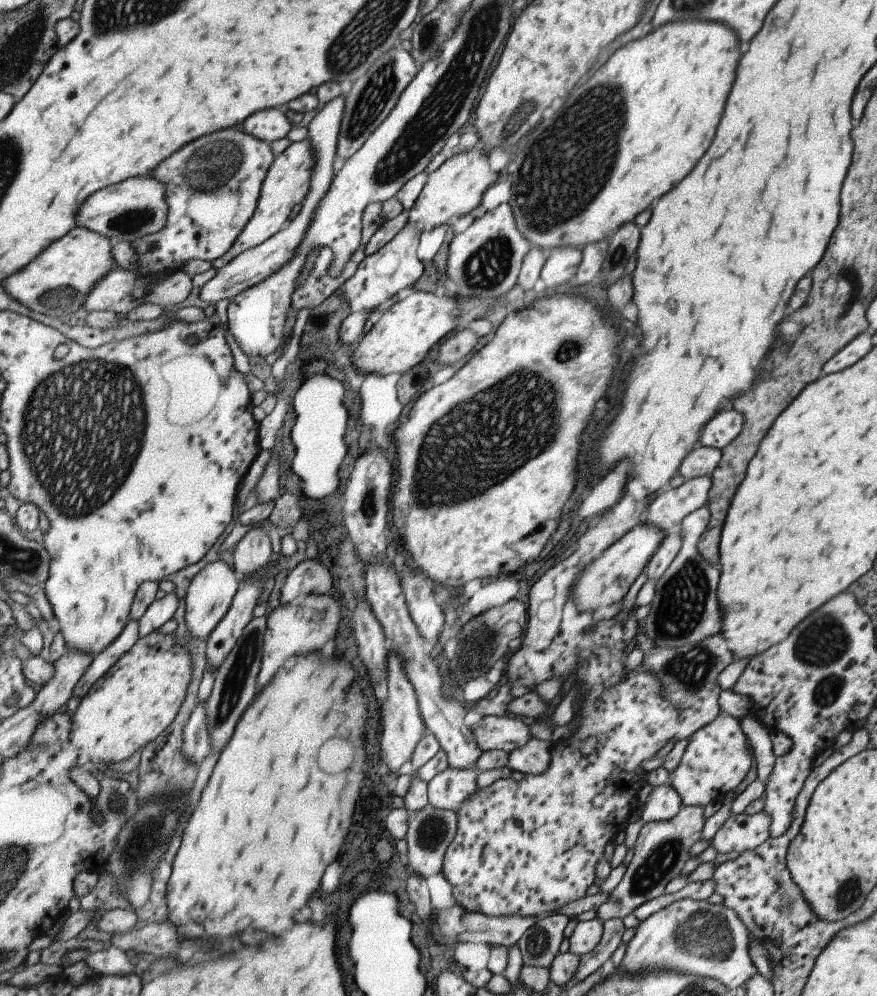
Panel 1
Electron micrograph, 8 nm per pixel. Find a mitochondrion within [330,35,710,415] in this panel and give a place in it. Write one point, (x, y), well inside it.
(553, 190)

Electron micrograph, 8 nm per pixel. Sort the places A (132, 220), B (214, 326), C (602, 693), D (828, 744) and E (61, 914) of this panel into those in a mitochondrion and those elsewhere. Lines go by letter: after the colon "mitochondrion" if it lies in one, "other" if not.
A: mitochondrion
B: other
C: other
D: other
E: other

